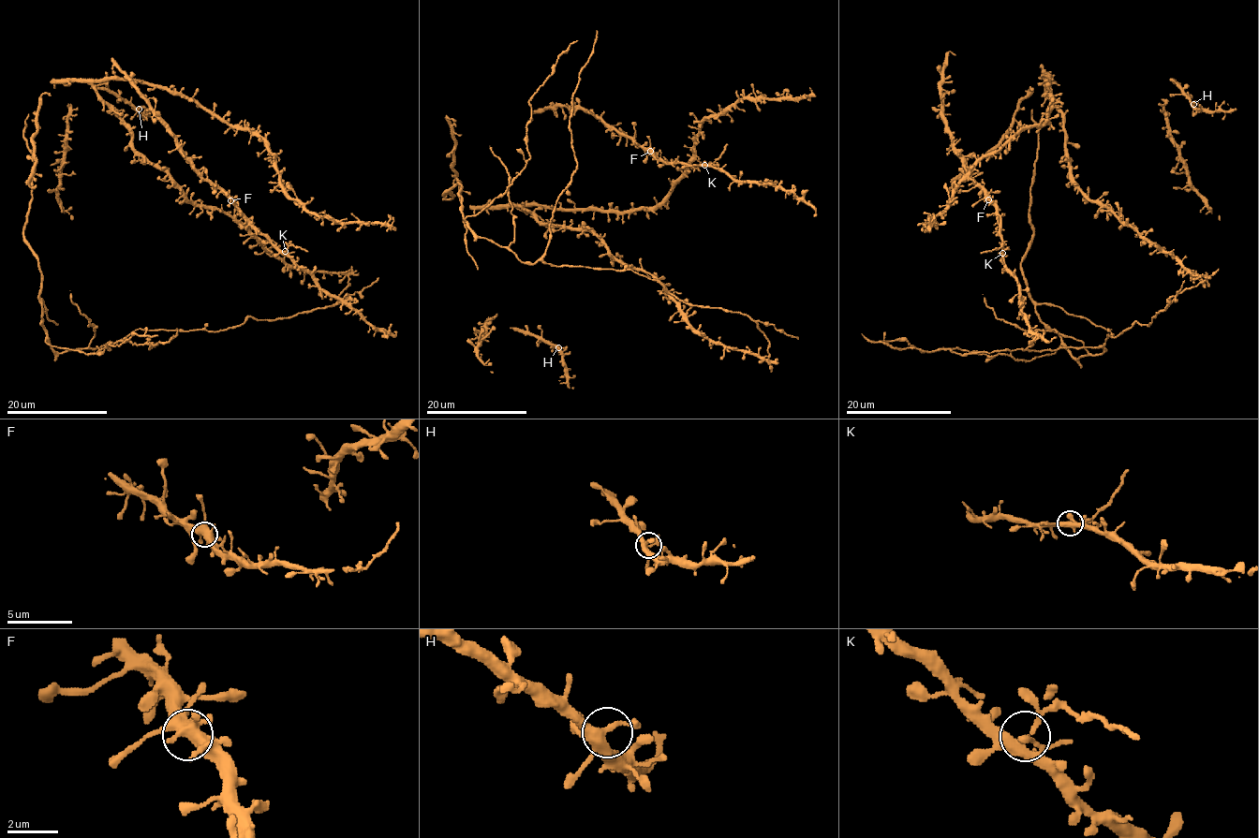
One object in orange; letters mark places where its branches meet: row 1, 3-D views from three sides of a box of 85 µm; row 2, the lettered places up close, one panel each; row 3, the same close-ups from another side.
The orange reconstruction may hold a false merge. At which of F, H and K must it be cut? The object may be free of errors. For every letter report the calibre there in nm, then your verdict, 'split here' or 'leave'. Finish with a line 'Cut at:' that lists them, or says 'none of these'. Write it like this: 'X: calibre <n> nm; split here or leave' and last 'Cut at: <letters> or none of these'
F: calibre 480 nm; leave
H: calibre 320 nm; leave
K: calibre 360 nm; split here
Cut at: K

